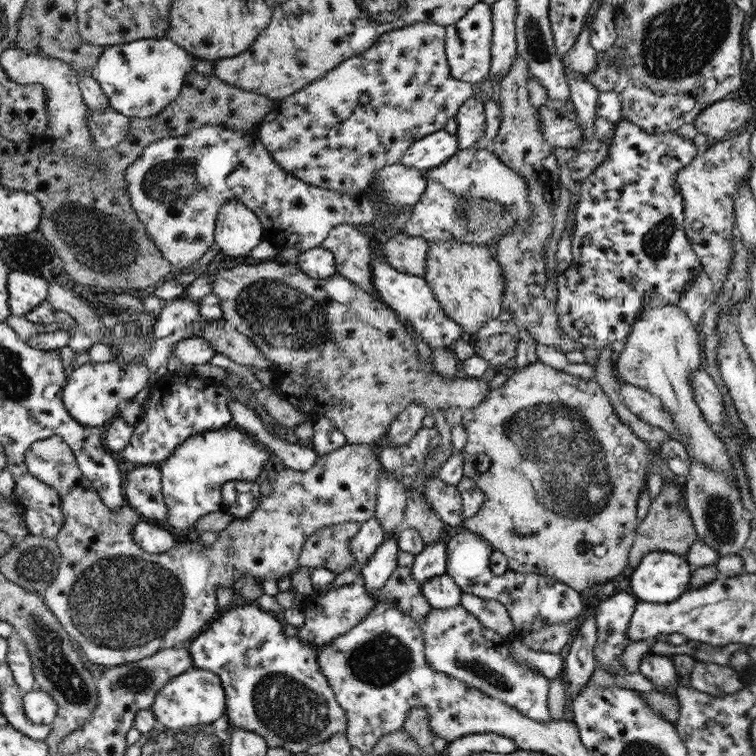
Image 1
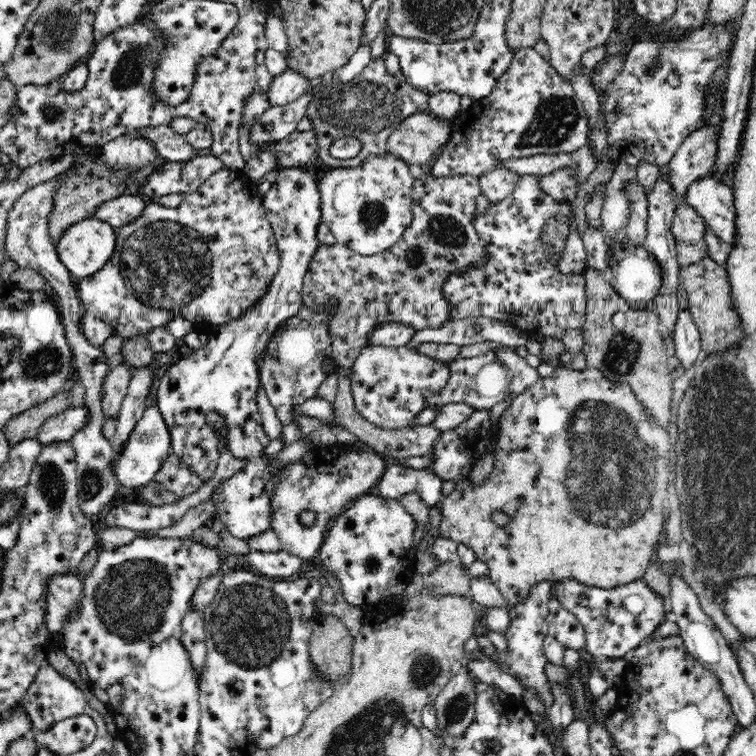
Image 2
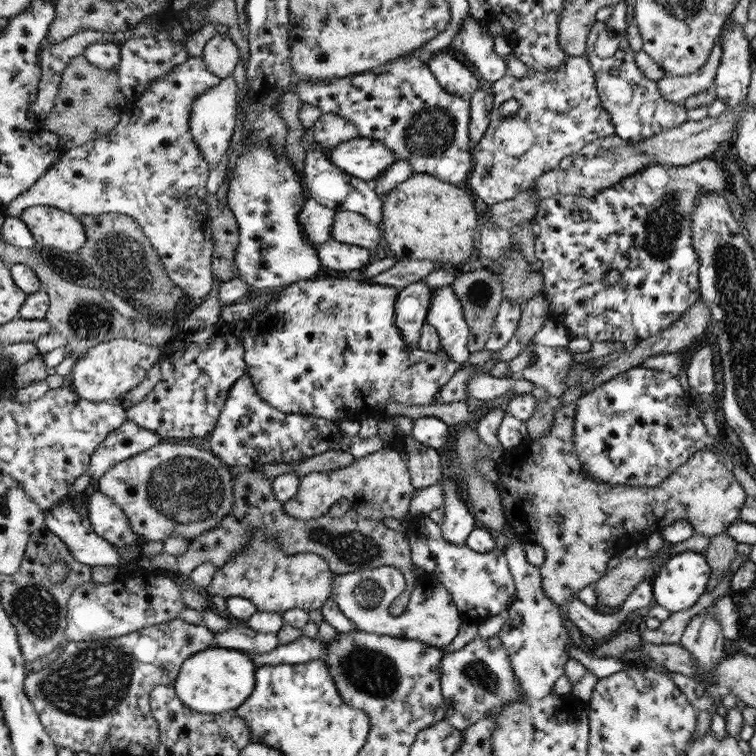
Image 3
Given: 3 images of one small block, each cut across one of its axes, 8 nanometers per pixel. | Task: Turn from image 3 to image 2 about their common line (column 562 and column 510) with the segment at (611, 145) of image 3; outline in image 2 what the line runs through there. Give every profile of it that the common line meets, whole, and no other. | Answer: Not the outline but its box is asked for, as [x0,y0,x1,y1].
[479,167,519,202]

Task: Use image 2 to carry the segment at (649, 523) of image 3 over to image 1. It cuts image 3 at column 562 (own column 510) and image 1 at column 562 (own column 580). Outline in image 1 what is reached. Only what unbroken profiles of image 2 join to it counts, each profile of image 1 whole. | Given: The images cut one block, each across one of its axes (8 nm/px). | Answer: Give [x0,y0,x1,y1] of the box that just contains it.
[459,360,686,591]

